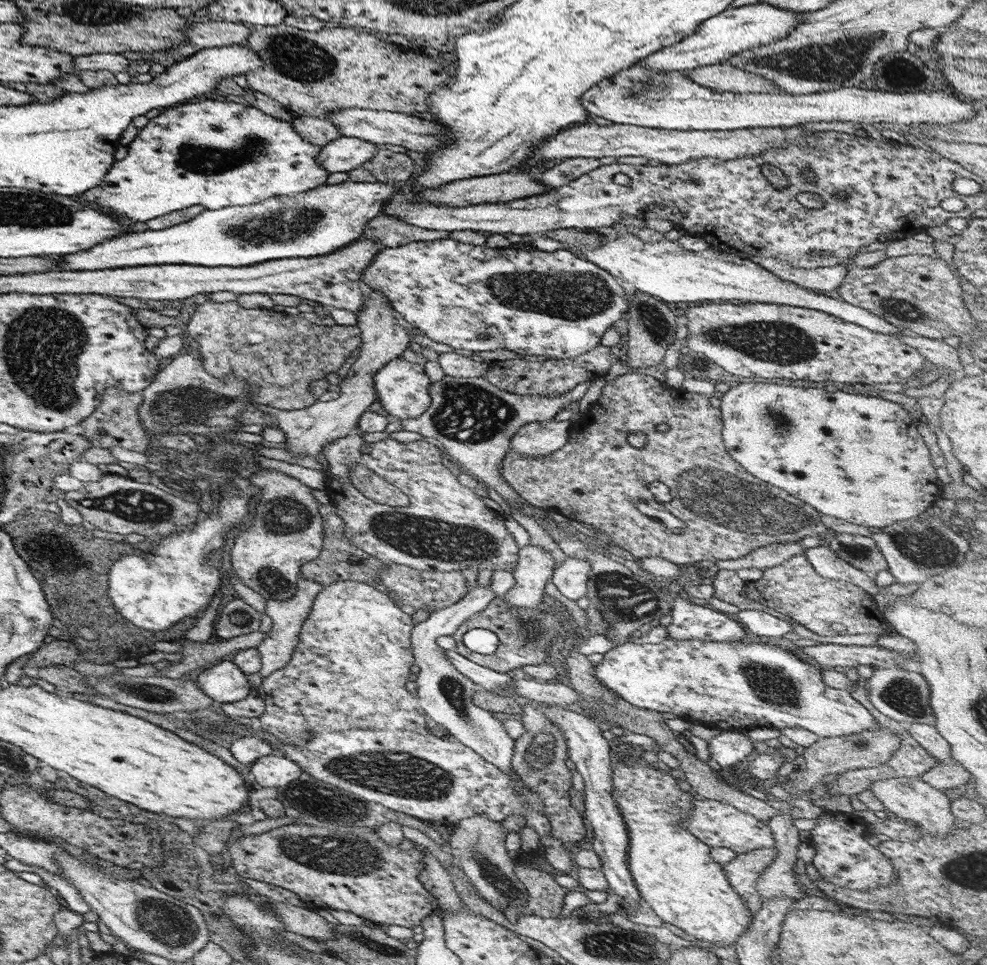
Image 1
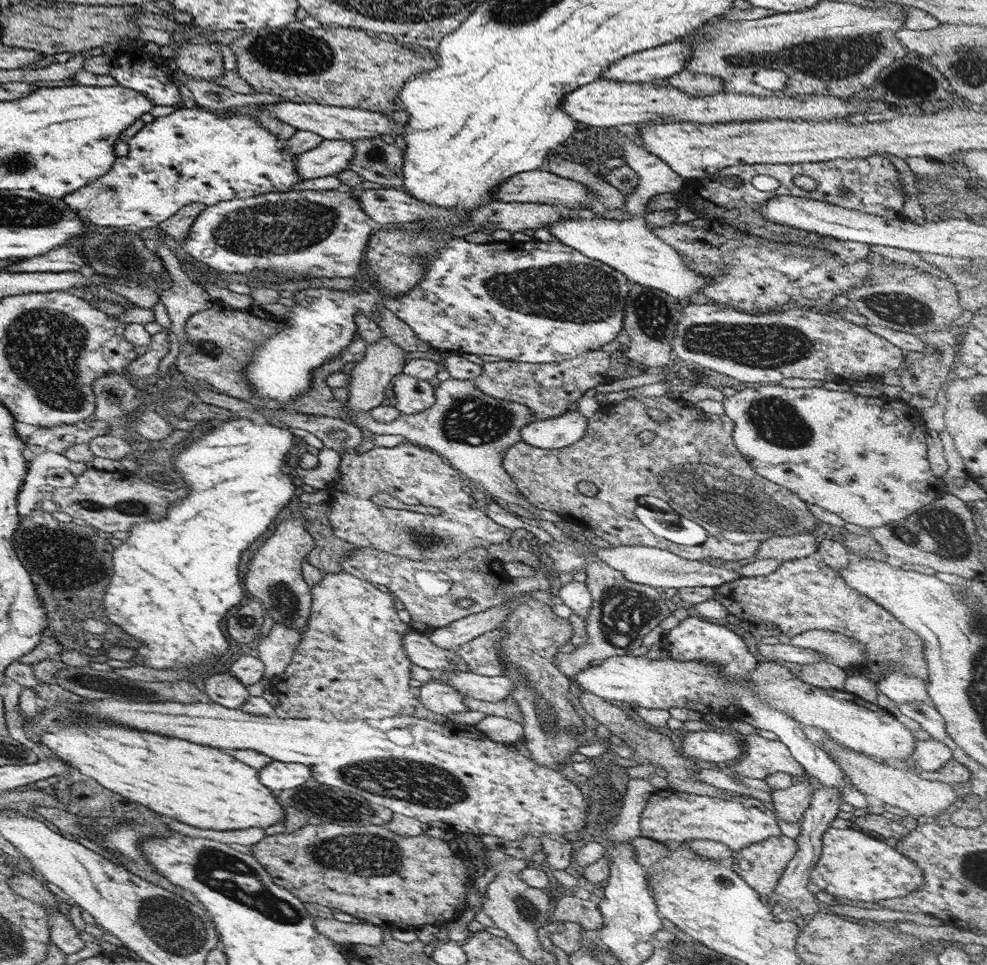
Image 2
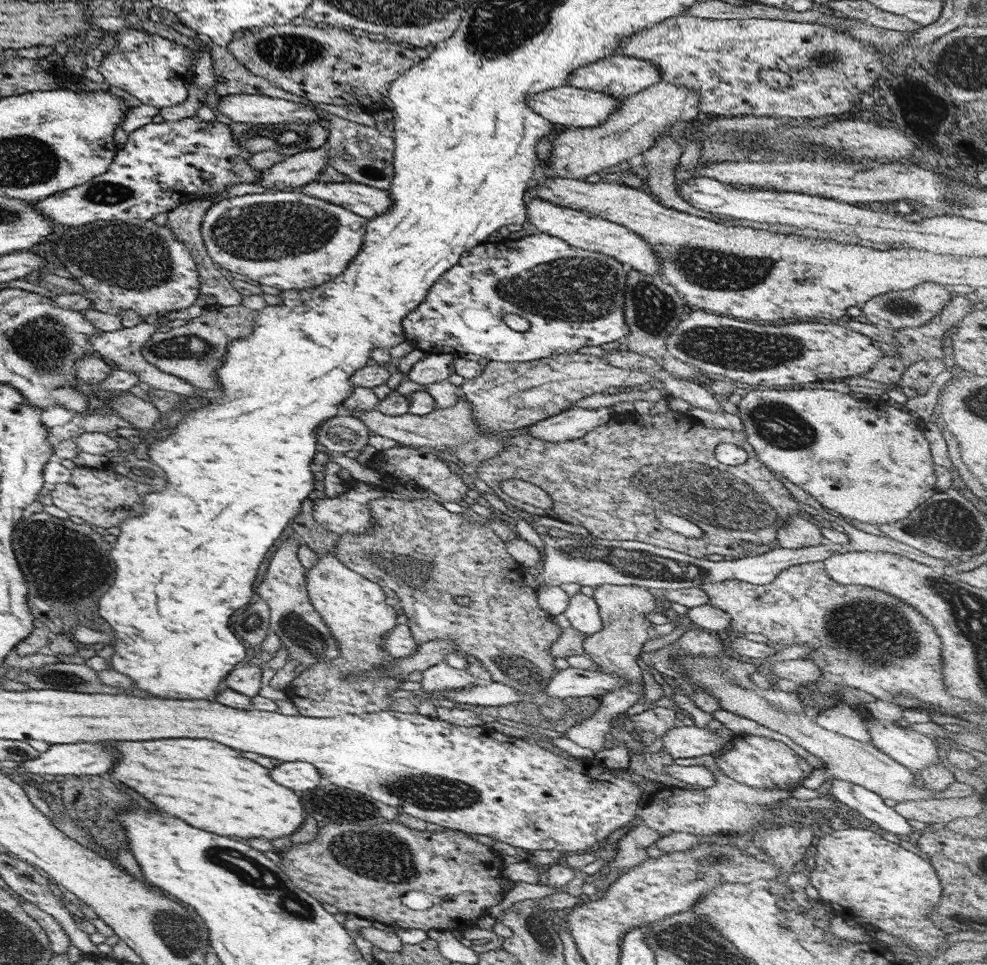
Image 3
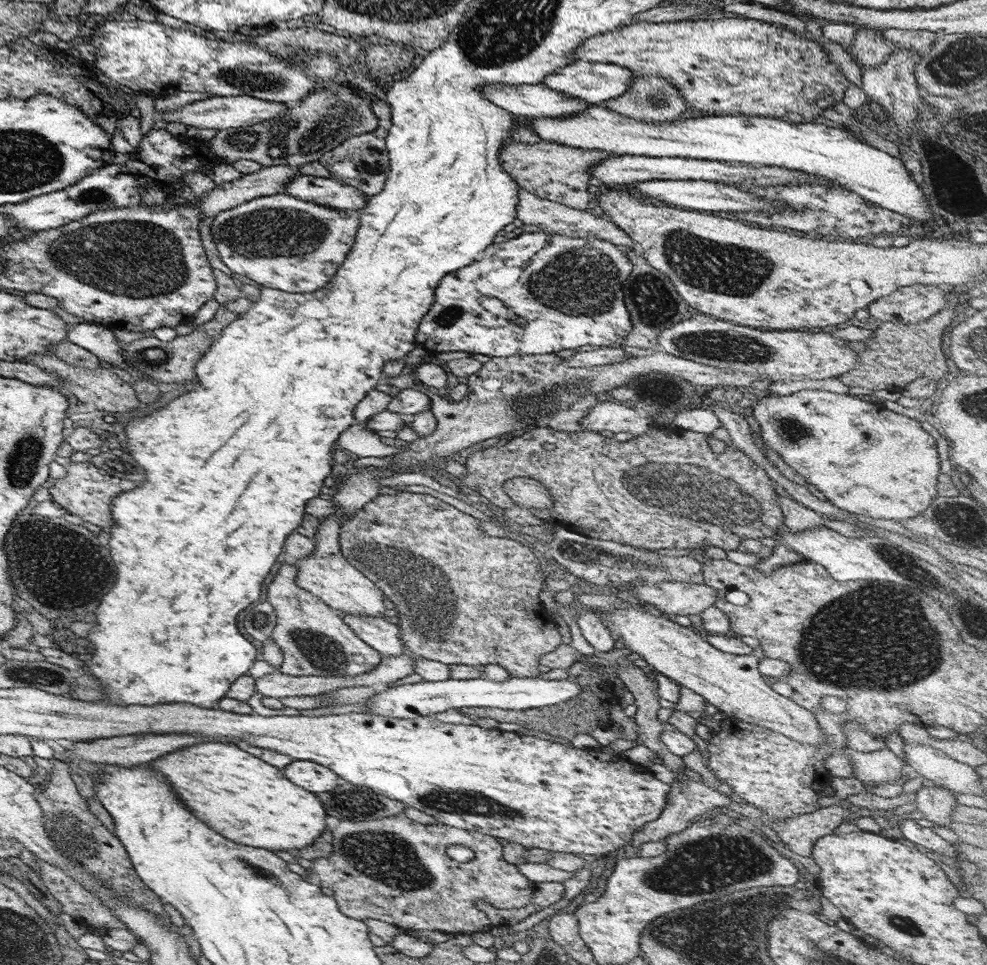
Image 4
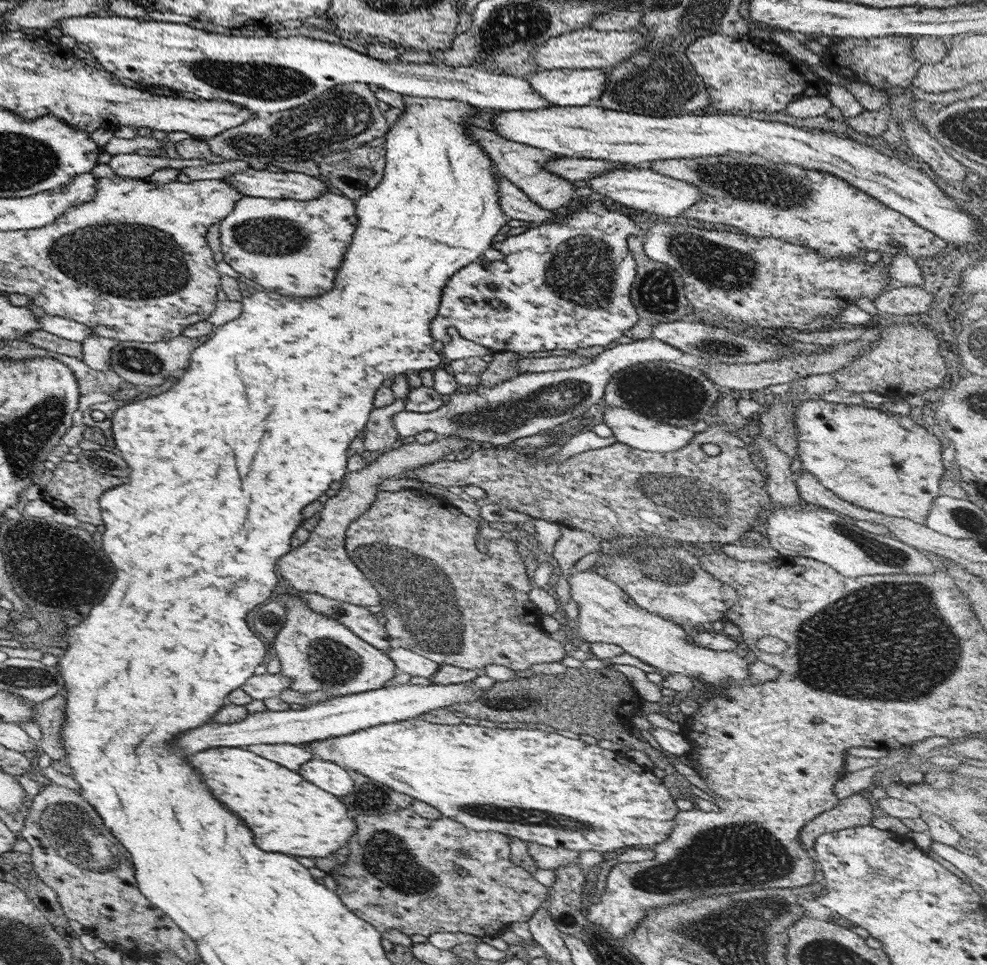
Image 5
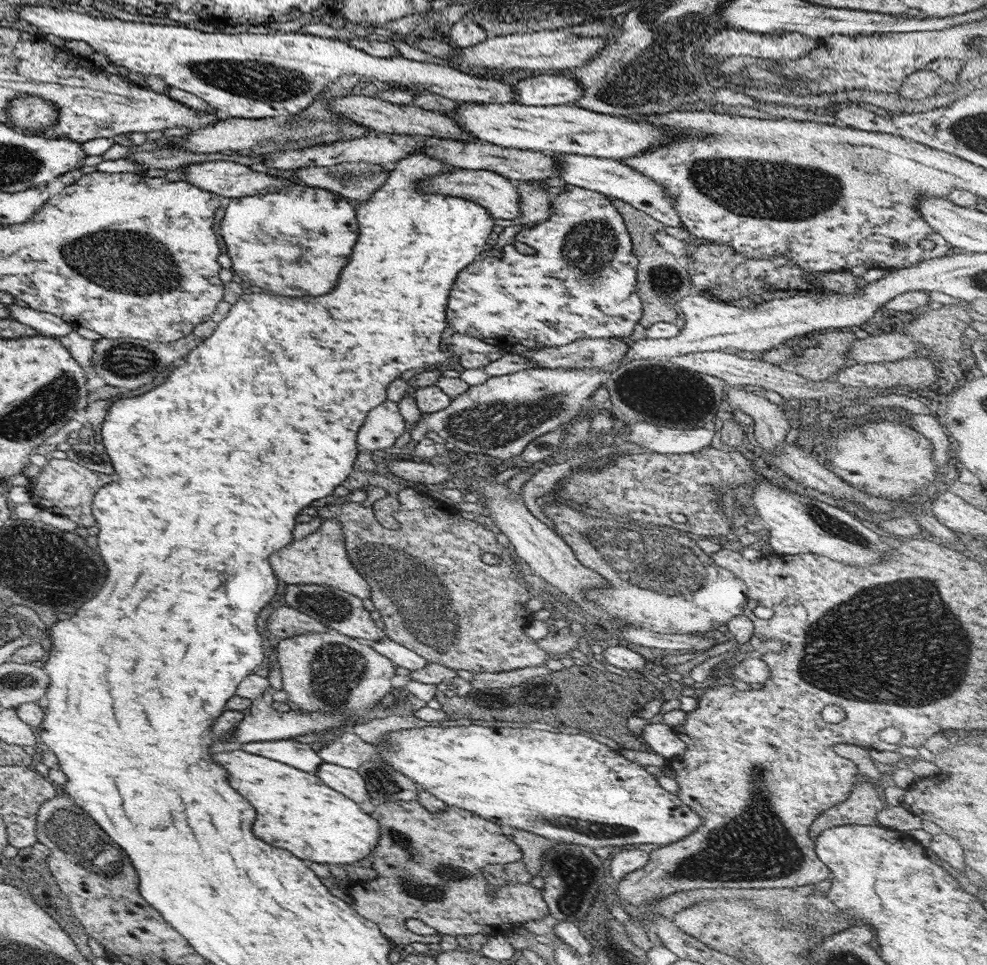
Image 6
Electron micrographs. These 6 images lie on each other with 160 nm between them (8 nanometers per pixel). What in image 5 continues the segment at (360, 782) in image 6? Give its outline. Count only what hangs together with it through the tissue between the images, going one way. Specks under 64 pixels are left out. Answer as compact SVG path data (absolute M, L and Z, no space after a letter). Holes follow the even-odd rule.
M312 758L296 770L307 782L313 782L317 788L336 797L349 794L354 782L348 770L327 760Z

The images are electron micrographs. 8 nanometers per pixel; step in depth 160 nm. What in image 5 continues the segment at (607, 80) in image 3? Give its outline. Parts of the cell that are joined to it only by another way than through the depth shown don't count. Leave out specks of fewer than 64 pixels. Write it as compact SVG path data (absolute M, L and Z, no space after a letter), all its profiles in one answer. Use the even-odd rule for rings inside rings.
M602 69L537 70L526 80L530 87L553 106L585 106L604 92Z

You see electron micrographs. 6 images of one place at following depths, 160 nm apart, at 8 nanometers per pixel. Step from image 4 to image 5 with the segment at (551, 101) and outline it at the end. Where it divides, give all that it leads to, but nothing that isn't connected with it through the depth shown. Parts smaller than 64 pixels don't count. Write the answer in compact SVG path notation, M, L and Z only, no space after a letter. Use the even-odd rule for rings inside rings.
M103 14L96 16L71 16L62 18L56 26L65 36L71 36L76 42L88 45L91 55L103 70L113 76L129 78L143 87L167 86L177 93L190 92L206 101L218 100L232 102L247 109L255 116L289 110L305 104L337 84L363 82L375 84L377 88L391 90L407 97L429 97L441 100L466 102L477 110L539 110L550 104L540 97L530 84L520 77L490 72L475 66L445 66L429 64L406 64L398 61L380 62L364 56L340 44L291 36L291 38L269 38L265 34L230 34L229 36L203 31L186 24L162 21L144 21L136 18L123 18Z

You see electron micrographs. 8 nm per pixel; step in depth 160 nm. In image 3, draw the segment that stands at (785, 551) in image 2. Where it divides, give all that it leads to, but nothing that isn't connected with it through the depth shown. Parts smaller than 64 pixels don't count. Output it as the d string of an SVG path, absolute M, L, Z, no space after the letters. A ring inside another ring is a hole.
M792 514L786 525L776 532L773 546L785 549L803 549L826 544L820 529L803 515Z

